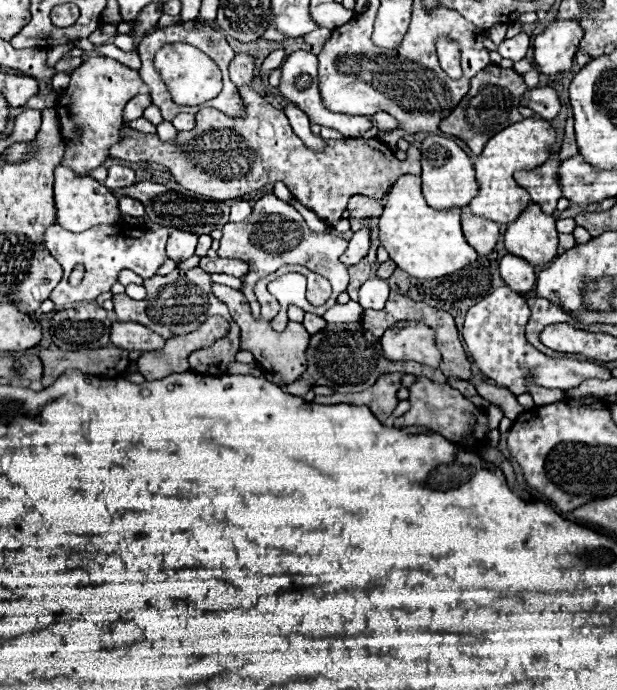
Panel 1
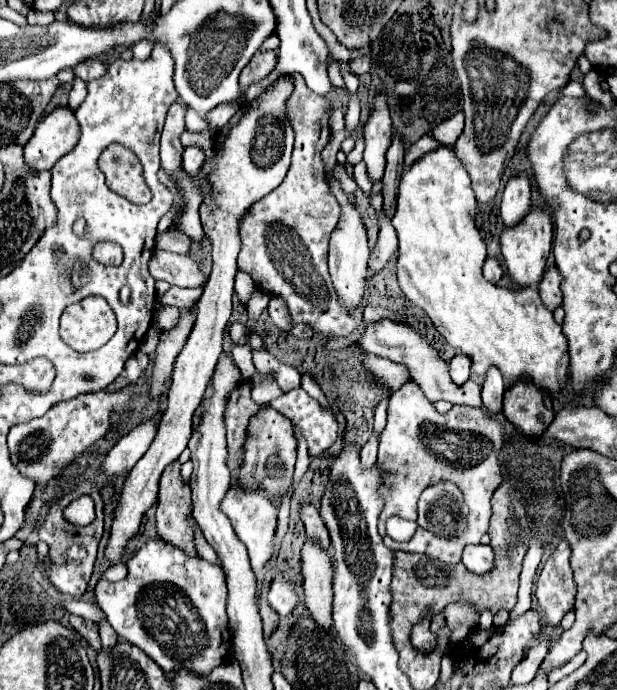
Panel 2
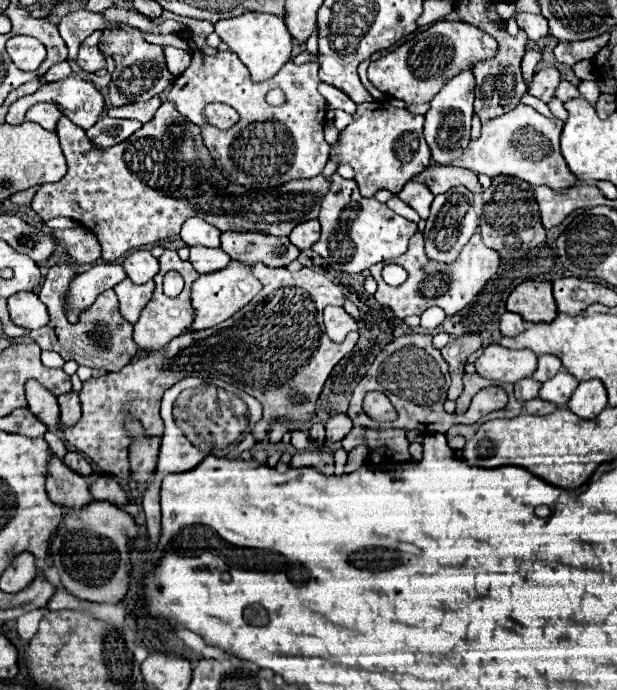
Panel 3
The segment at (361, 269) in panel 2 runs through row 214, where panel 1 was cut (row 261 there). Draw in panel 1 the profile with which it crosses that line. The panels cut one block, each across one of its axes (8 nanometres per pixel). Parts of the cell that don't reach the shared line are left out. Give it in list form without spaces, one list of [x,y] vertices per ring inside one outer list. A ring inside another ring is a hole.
[[[364,228],[360,232],[356,232],[350,240],[350,246],[348,250],[340,256],[340,260],[346,264],[346,266],[354,266],[358,264],[366,254],[368,254],[368,248],[370,248],[370,230]]]

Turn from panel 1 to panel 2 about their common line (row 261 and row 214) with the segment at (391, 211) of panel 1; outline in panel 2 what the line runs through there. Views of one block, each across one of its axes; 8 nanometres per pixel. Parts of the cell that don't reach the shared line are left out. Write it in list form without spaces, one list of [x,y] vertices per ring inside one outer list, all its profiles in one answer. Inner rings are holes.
[[[436,148],[422,158],[418,158],[408,172],[400,178],[400,192],[396,198],[396,212],[392,216],[392,226],[396,228],[398,255],[396,276],[404,296],[418,308],[422,308],[446,342],[472,358],[472,370],[480,376],[488,366],[498,366],[506,388],[516,380],[528,376],[536,386],[546,388],[550,394],[556,394],[568,372],[568,340],[562,332],[562,326],[556,322],[554,314],[544,308],[538,290],[532,286],[508,290],[504,286],[492,284],[482,276],[482,262],[486,258],[486,244],[476,228],[476,198],[470,188],[470,178],[460,160],[450,148]]]

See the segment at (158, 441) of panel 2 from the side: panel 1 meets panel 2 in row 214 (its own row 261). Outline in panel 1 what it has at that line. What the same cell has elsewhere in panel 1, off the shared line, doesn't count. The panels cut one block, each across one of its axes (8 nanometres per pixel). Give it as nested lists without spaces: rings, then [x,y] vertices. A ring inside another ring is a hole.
[[[204,256],[200,260],[200,268],[208,274],[230,274],[236,278],[242,278],[248,272],[248,264],[236,258],[208,258]]]

